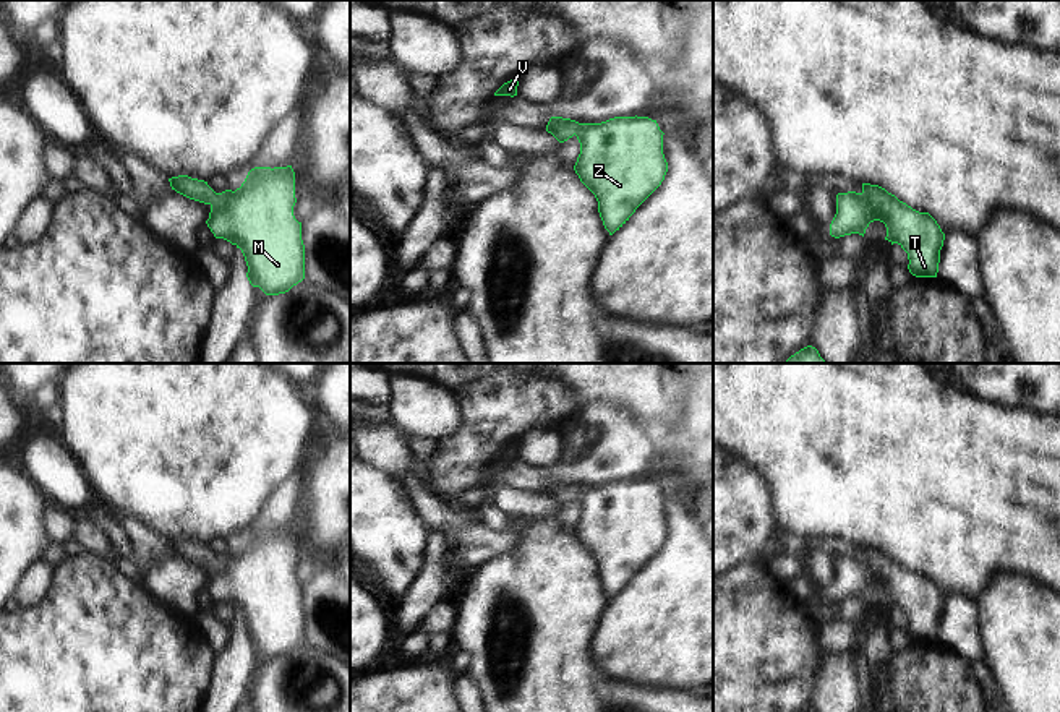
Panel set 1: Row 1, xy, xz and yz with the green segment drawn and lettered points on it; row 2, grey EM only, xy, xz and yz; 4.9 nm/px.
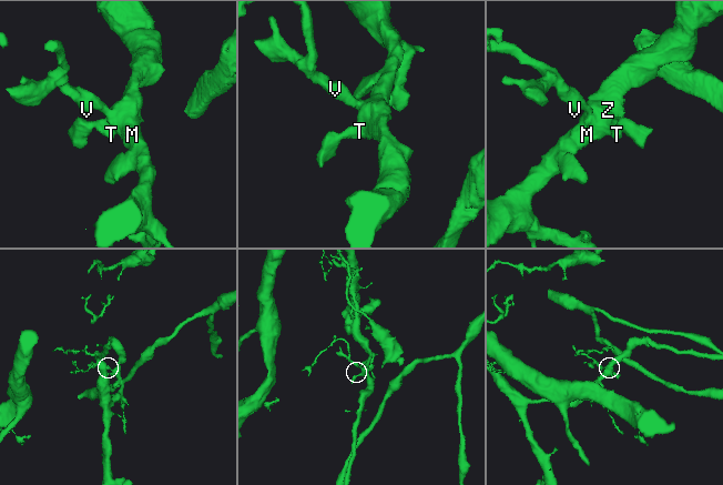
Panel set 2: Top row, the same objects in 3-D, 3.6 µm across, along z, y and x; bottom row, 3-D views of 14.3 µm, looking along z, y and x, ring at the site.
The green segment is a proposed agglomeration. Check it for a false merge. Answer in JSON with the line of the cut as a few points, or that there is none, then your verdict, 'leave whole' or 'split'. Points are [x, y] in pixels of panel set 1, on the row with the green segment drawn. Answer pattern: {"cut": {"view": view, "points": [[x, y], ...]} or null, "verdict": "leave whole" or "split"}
{"cut": null, "verdict": "leave whole"}

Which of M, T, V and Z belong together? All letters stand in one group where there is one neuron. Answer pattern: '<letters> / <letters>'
M T V Z

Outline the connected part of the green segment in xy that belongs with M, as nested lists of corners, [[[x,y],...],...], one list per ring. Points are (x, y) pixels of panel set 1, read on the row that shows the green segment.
[[[292,165],[254,167],[235,191],[216,193],[207,182],[188,175],[169,182],[177,193],[211,206],[207,227],[216,238],[241,250],[253,287],[279,295],[305,279],[301,222],[293,216]]]

